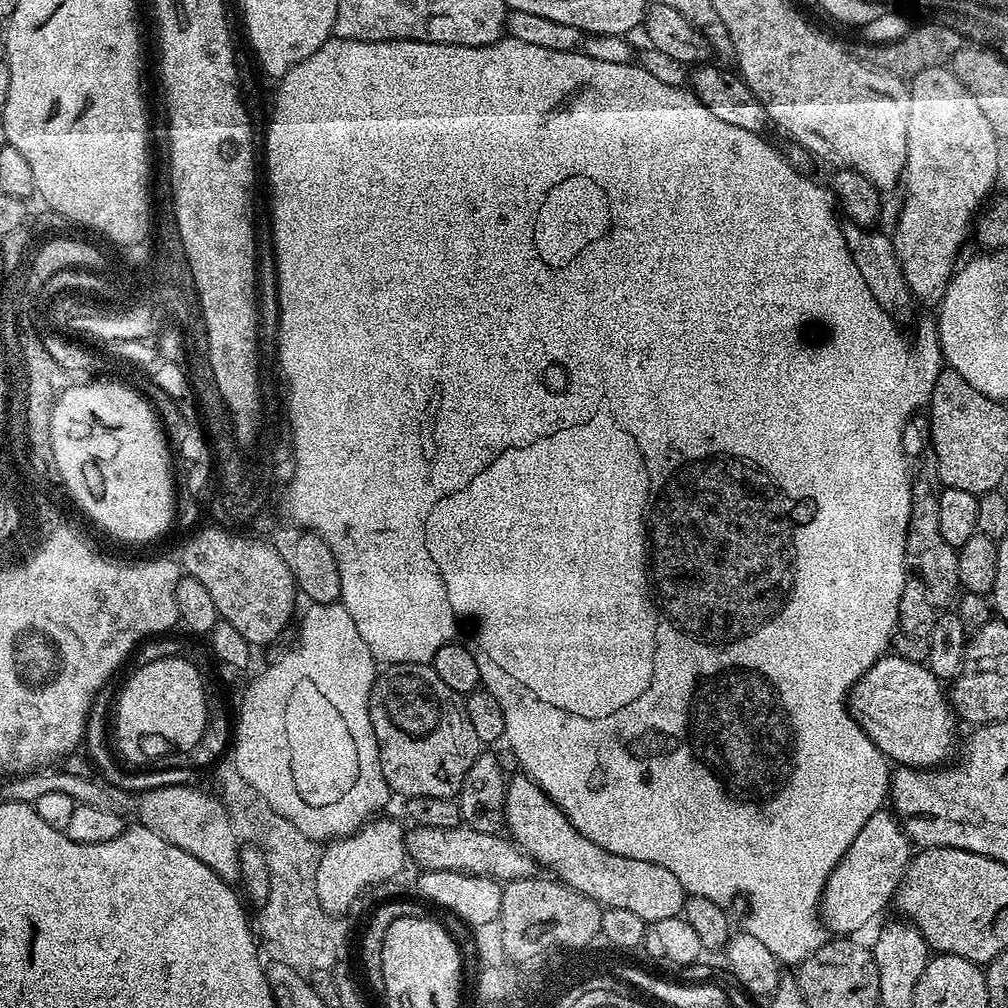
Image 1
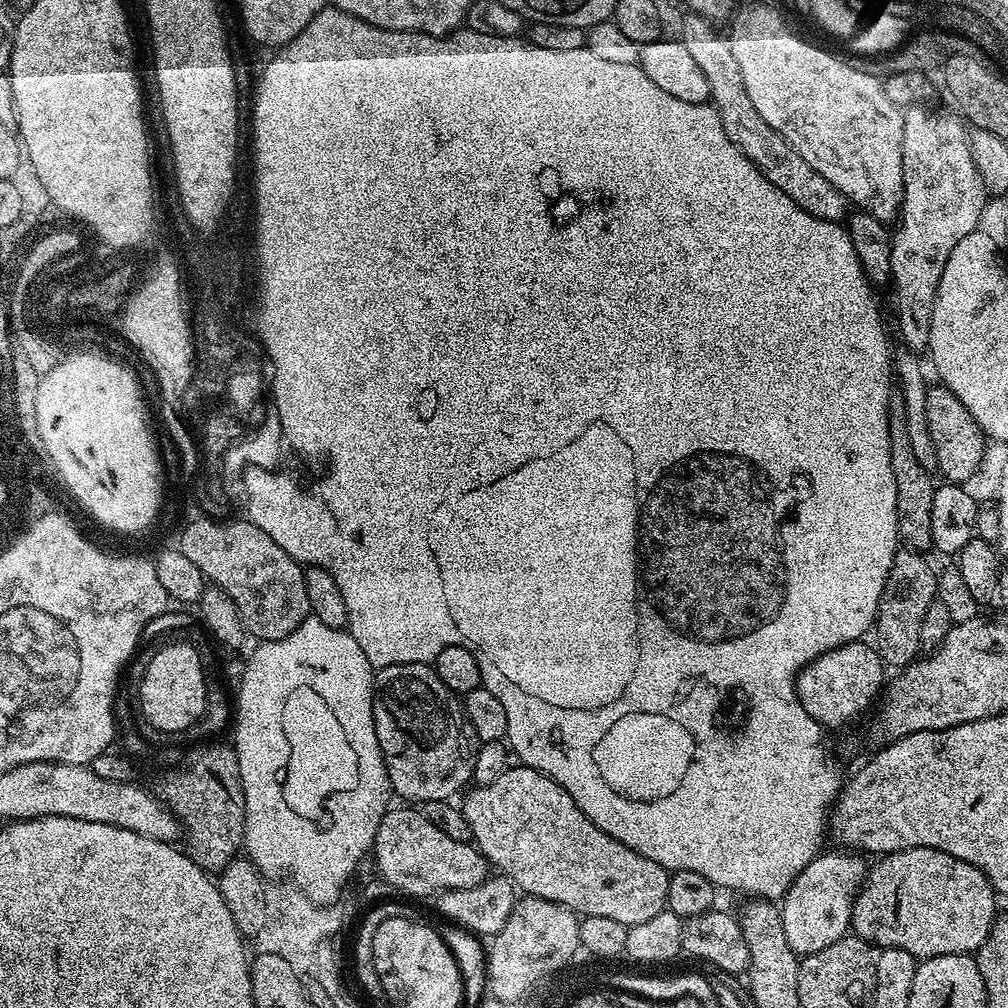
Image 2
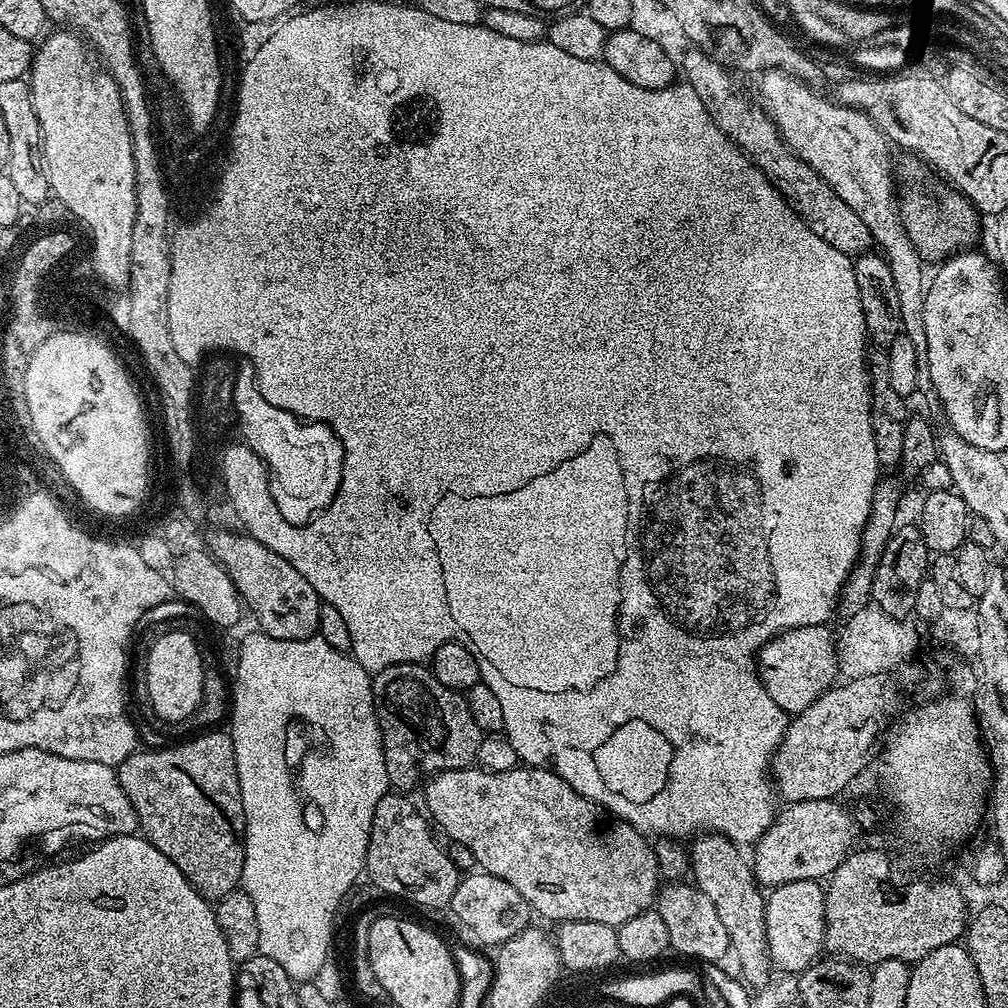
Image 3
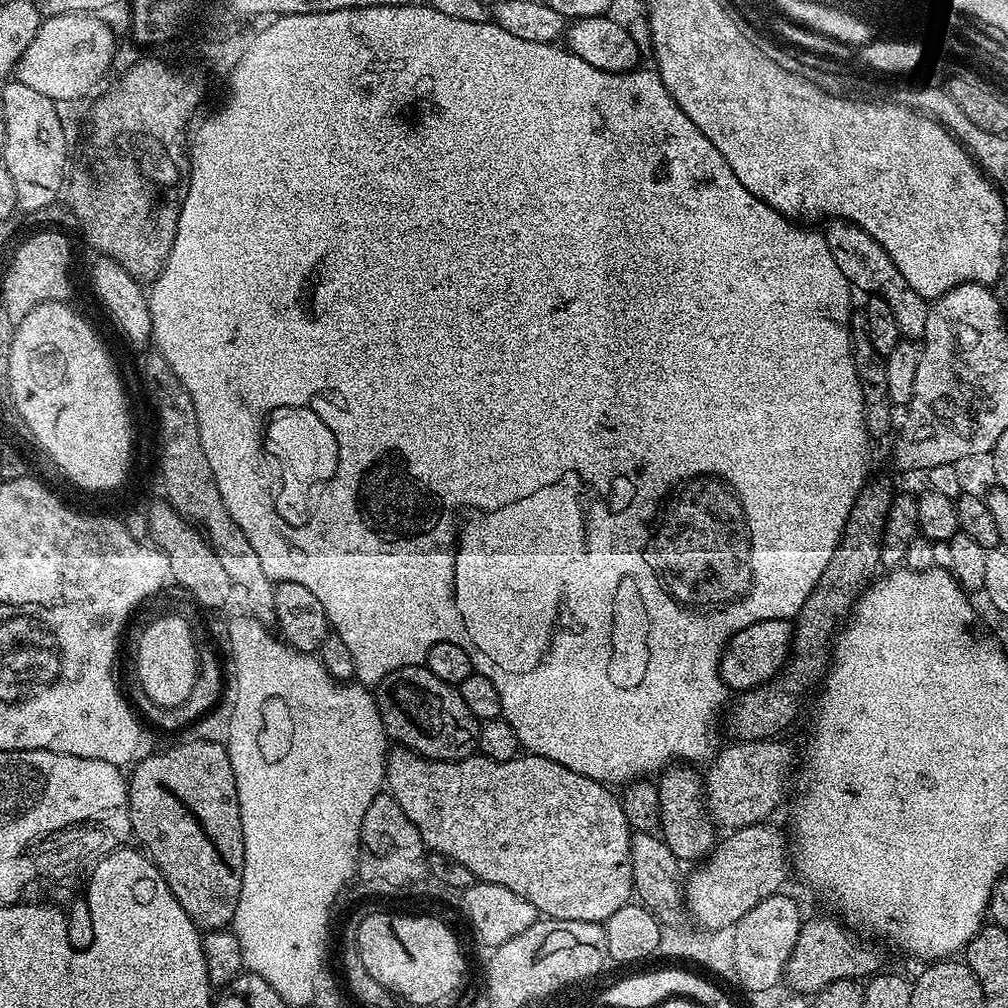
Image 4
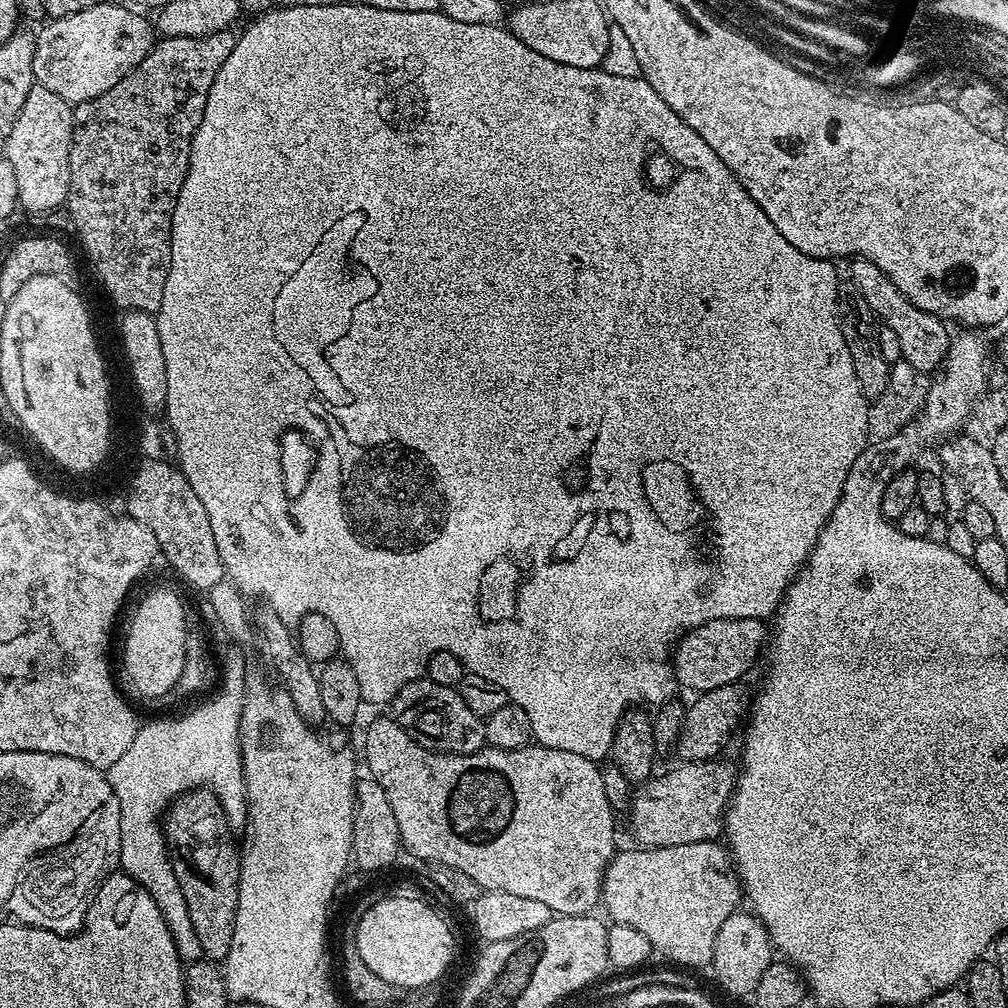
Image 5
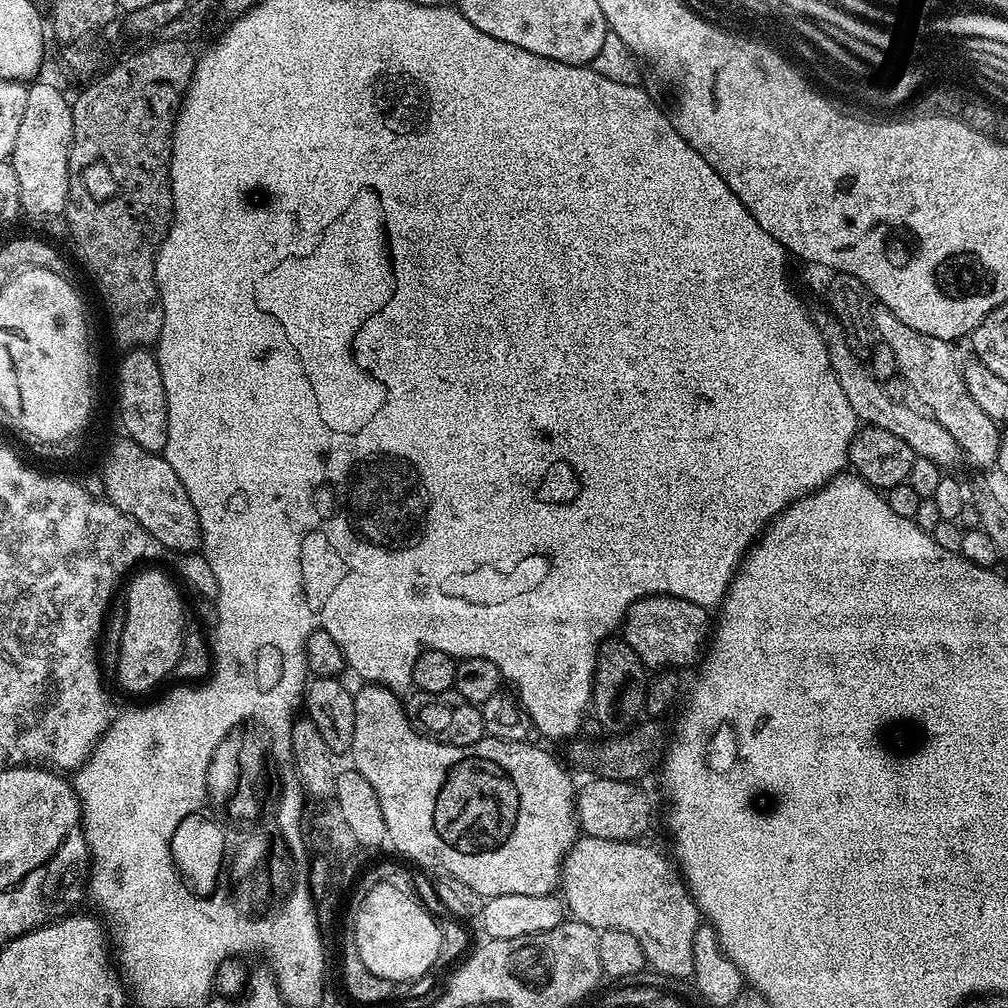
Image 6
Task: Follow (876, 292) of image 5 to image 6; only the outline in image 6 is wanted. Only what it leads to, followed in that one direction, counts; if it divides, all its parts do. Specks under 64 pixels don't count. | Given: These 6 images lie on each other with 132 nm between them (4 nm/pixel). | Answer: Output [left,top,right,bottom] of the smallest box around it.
[872,308,1001,468]

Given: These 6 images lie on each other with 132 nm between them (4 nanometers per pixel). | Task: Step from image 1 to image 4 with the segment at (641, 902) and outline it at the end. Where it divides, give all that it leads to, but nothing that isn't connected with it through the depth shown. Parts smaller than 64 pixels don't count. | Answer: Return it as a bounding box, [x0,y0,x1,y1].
[386,746,633,924]

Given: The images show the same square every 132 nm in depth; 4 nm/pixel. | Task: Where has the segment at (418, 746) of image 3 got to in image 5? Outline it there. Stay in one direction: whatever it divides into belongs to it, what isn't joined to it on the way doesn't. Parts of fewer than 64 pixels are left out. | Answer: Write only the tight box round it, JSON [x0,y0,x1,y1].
[390,678,485,756]

